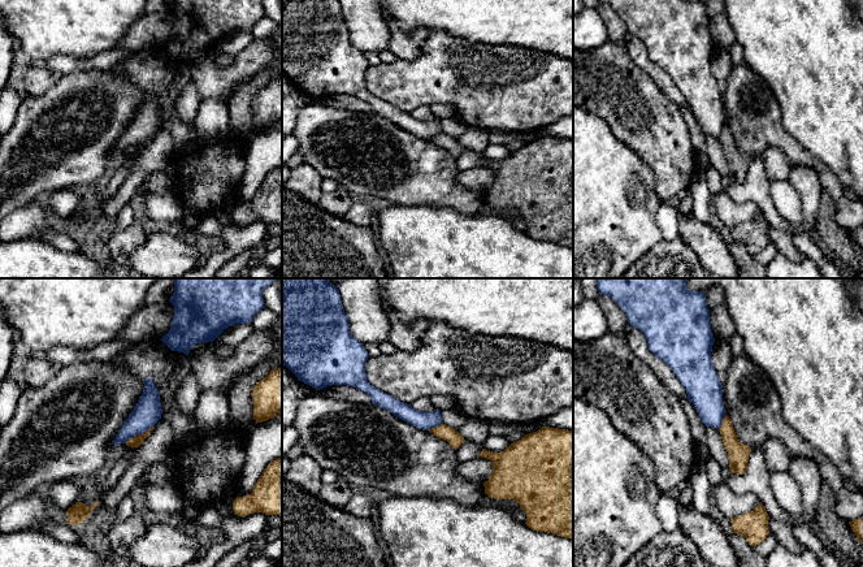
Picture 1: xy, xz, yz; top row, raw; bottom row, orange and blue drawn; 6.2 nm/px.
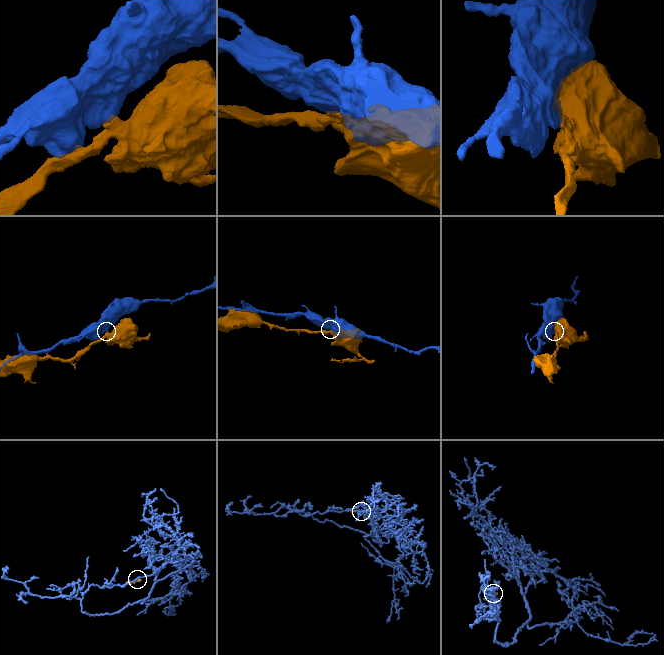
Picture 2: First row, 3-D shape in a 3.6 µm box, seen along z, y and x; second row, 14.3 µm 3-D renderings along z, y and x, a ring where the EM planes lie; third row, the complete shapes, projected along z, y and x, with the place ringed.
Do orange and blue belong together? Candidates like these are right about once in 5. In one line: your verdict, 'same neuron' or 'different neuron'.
different neuron

